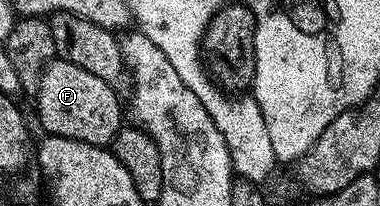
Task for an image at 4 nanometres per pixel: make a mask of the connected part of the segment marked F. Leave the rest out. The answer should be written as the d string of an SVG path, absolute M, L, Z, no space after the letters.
M56 57L44 69L40 91L34 96L33 103L39 110L39 123L46 134L107 147L114 144L115 135L124 122L115 90L112 84L101 81L101 77L81 69L81 65L73 65L68 59Z

